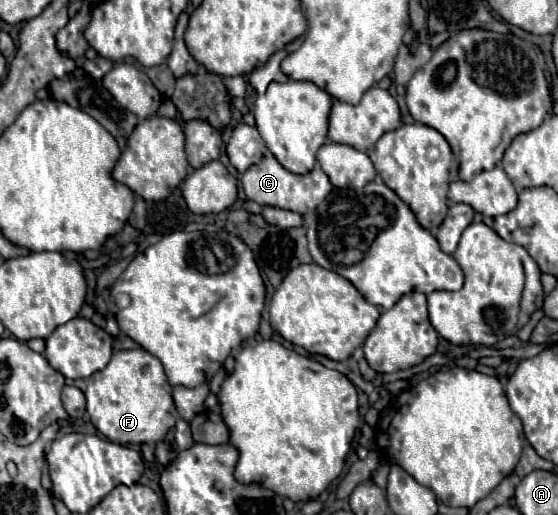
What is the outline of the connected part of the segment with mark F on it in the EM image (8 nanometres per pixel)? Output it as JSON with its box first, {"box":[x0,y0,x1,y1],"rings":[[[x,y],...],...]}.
{"box":[87,350,179,444],"rings":[[[117,350],[111,362],[87,378],[87,414],[107,440],[117,444],[157,444],[175,426],[179,414],[161,362],[147,350]]]}

